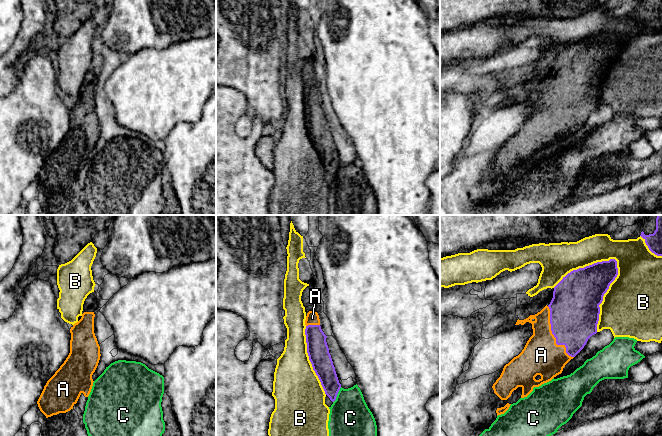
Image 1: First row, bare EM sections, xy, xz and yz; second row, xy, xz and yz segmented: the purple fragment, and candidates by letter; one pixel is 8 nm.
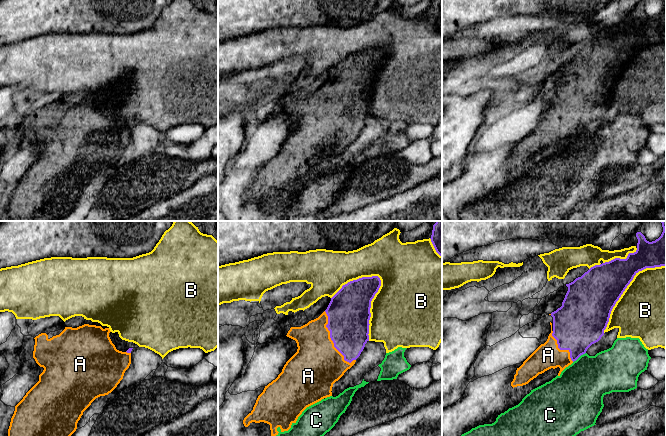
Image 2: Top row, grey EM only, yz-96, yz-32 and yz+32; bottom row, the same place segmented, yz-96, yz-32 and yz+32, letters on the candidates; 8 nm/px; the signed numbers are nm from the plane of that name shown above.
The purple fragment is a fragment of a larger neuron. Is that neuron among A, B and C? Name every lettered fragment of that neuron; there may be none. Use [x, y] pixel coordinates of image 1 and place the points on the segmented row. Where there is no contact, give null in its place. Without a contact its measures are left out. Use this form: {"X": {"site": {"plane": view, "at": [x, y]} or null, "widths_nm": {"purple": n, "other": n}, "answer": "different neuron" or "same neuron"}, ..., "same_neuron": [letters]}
{"A": {"site": {"plane": "yz", "at": [553, 334]}, "widths_nm": {"purple": 400, "other": 300}, "answer": "same neuron"}, "B": {"site": {"plane": "yz", "at": [603, 295]}, "widths_nm": {"purple": 380, "other": 480}, "answer": "different neuron"}, "C": {"site": {"plane": "xz", "at": [336, 395]}, "widths_nm": {"purple": 160, "other": 320}, "answer": "different neuron"}, "same_neuron": ["A"]}

